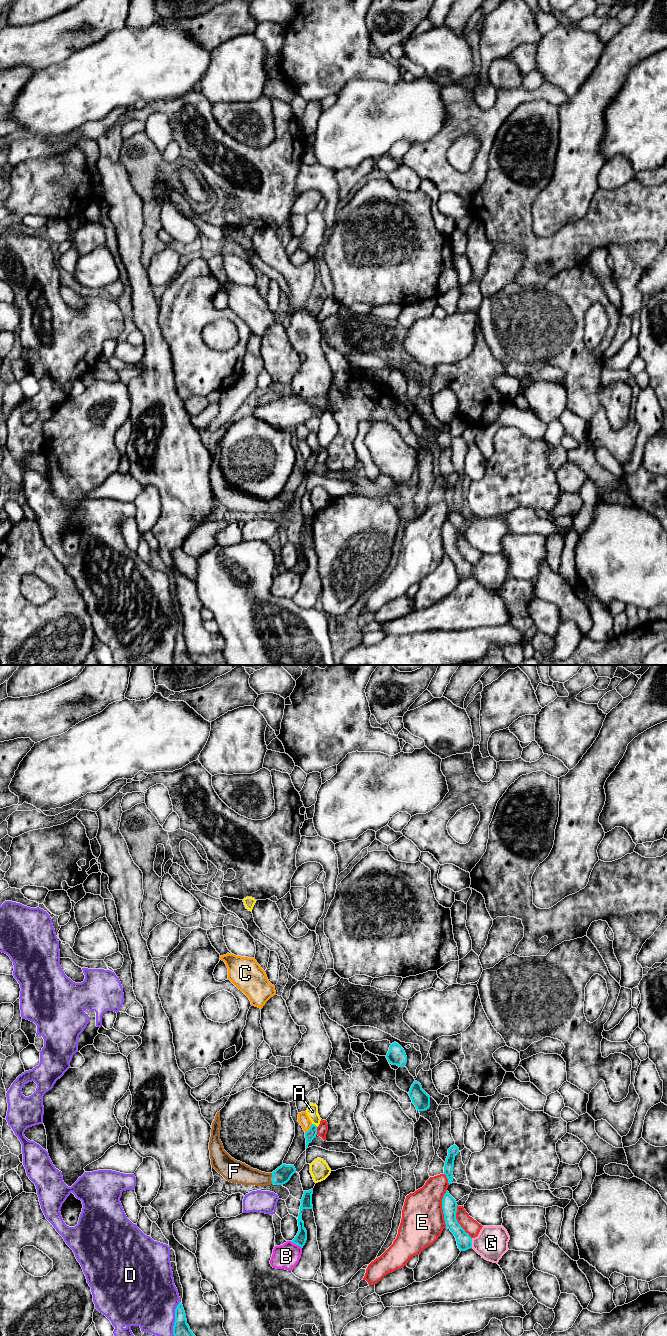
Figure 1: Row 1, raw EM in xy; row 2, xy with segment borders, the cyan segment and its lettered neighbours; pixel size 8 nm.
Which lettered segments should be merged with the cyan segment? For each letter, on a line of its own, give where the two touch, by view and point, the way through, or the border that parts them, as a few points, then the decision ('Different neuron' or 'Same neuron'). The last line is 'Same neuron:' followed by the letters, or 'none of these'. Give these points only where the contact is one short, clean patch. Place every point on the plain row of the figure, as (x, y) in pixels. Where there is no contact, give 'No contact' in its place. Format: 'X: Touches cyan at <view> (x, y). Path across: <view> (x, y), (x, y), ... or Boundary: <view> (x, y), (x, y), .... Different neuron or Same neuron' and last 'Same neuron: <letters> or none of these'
A: Touches cyan at xy (315, 453). Different neuron
B: Touches cyan at xy (296, 572). Different neuron
C: Touches cyan at xy (309, 457). Different neuron
D: Touches cyan at xy (175, 647). Different neuron
E: Touches cyan at xy (442, 536). Different neuron
F: Touches cyan at xy (271, 506). Path across: xy (282, 502), (279, 505), (271, 506), (257, 506), (241, 501). Same neuron
G: Touches cyan at xy (471, 571). Boundary: xy (471, 566), (472, 575). Different neuron
Same neuron: F

